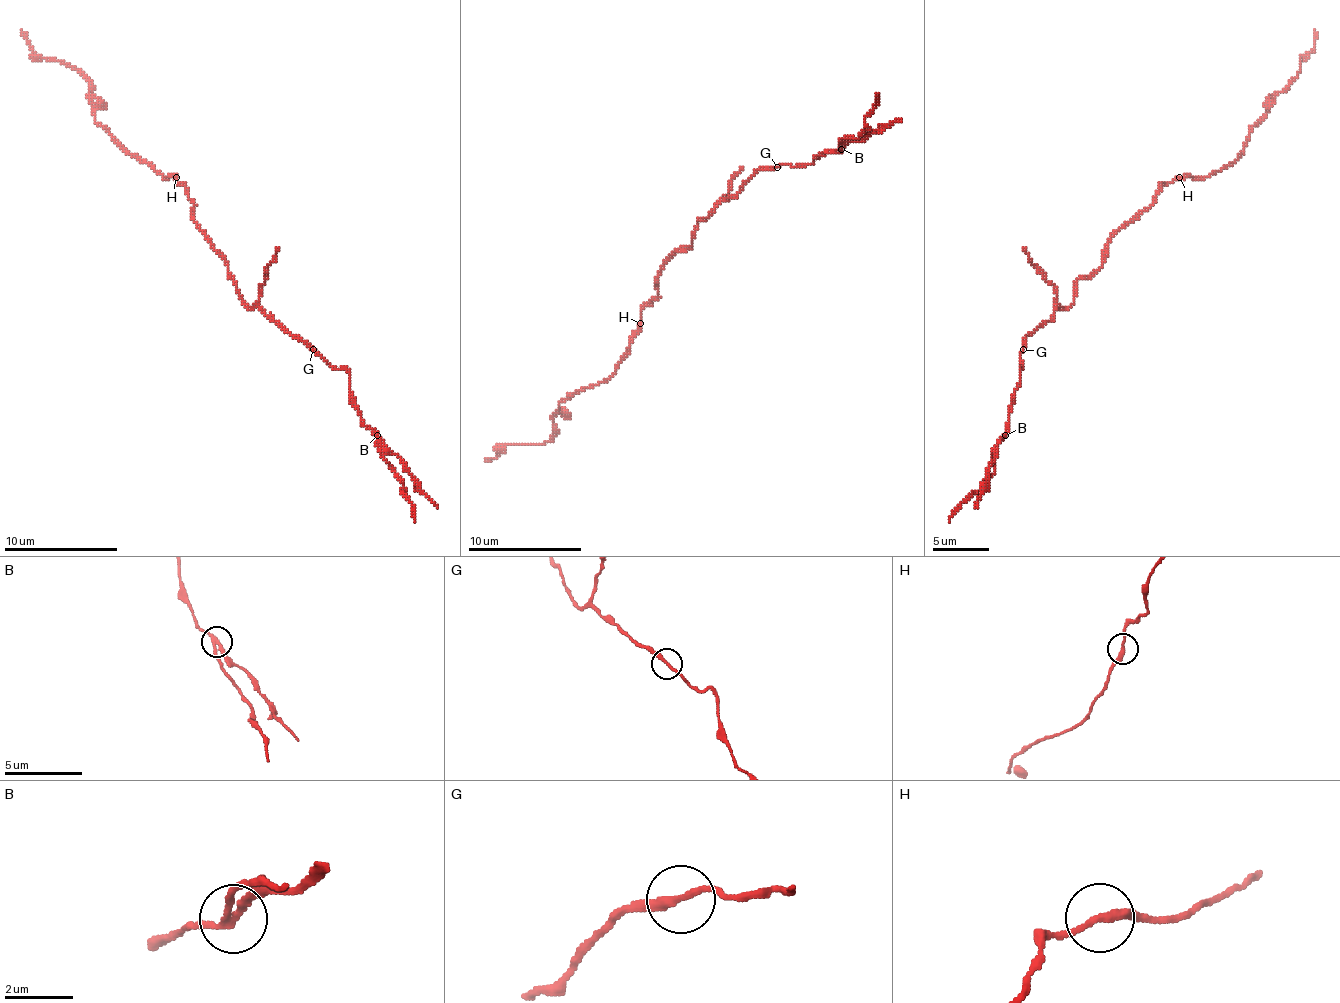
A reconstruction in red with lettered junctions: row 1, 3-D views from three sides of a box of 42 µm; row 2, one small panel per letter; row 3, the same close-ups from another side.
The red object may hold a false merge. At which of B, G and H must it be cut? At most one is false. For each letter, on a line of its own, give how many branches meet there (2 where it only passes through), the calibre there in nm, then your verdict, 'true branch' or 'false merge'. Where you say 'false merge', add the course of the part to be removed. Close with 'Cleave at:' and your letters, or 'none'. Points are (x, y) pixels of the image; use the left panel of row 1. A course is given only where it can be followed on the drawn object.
B: 2 | 220 nm | false merge | (378, 434), (417, 488), (437, 508)
G: 2 | 220 nm | true branch
H: 2 | 240 nm | true branch
Cleave at: B

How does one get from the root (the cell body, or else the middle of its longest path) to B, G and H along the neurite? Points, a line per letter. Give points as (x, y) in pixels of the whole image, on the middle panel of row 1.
B: (683, 249), (692, 243), (697, 223), (760, 170), (774, 170), (782, 164), (813, 164), (822, 153), (842, 150)
G: (683, 249), (692, 243), (697, 223), (714, 206), (731, 198), (760, 170), (777, 167)
H: (683, 249), (658, 274), (658, 294), (641, 311), (641, 322)

